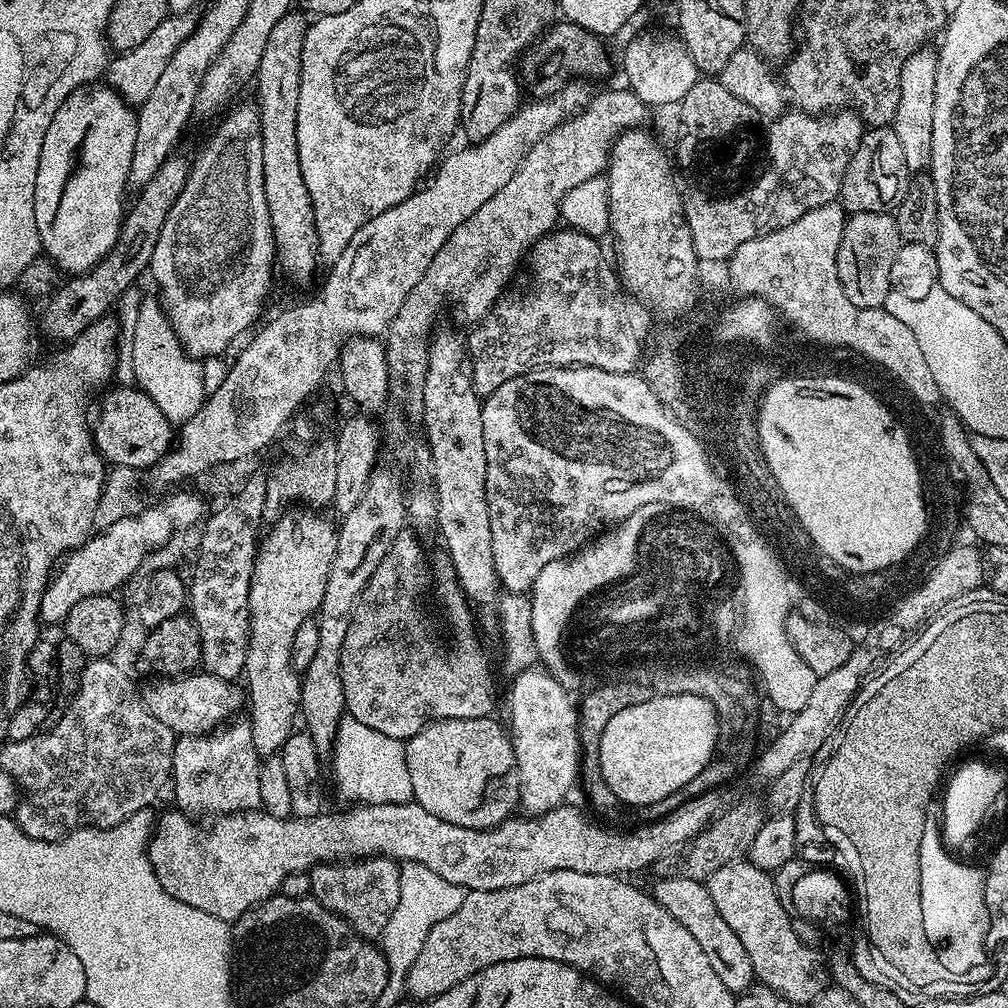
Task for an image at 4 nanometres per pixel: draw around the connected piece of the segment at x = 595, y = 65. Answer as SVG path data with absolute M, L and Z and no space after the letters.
M567 22L553 23L552 27L540 37L536 43L531 44L518 61L518 75L523 87L528 88L536 98L551 96L553 92L559 92L565 84L573 78L588 78L584 76L604 76L608 72L608 52L604 49L605 41L593 32L588 32L582 26Z

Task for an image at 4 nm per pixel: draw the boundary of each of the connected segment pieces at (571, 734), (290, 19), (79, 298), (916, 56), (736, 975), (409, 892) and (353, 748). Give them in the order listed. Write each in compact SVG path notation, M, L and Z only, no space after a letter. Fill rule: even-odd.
M533 666L515 673L512 693L508 696L508 716L512 719L511 731L514 733L516 750L516 769L520 771L520 803L519 807L527 815L540 816L551 808L559 808L565 803L568 791L578 784L580 774L580 739L578 726L580 714L578 705L568 692L550 673Z
M303 11L288 12L270 30L262 62L254 77L256 96L260 99L260 133L262 134L262 172L266 190L266 206L270 214L272 237L276 247L276 264L292 280L308 280L316 272L320 256L320 235L316 233L314 206L302 178L298 162L298 90L302 78L302 50L310 20Z
M173 154L158 166L158 174L150 178L150 182L136 194L136 201L131 201L127 209L124 222L120 226L120 237L110 254L102 262L93 266L91 271L73 275L64 285L51 293L48 305L44 313L38 316L38 328L52 340L67 342L73 340L86 326L98 322L103 316L109 315L115 309L119 296L128 287L135 285L139 276L149 271L154 258L154 246L158 246L158 234L162 234L162 226L166 226L166 218L178 202L178 194L188 181L190 160L179 154ZM61 287L61 288L60 288ZM60 288L60 289L59 289ZM44 331L44 332L43 332Z
M932 46L919 48L902 66L902 90L898 90L898 110L892 119L891 128L902 145L909 173L915 174L932 166L934 150L934 86L938 78L937 49Z
M660 876L657 884L650 888L650 895L656 899L690 934L694 934L698 946L702 946L702 954L710 958L710 966L714 966L714 974L722 981L722 986L734 994L748 991L756 980L754 966L750 962L750 954L742 947L738 934L730 930L730 925L722 914L718 914L718 906L714 906L714 898L710 898L707 883L694 878L678 878L677 876Z
M409 860L400 864L398 906L394 906L394 914L390 914L390 922L386 922L384 935L378 940L388 963L389 993L405 991L404 979L410 974L410 966L414 966L414 958L418 958L418 953L426 942L426 934L430 934L430 930L438 926L442 918L450 918L450 914L454 914L454 910L462 906L465 895L465 889L446 882L446 878L438 878L434 870L418 862Z
M345 715L336 731L336 743L332 745L330 761L332 772L336 775L336 788L345 796L348 802L360 804L406 804L412 800L410 786L410 770L406 770L406 754L404 744L394 738L386 738L386 734L378 734L378 730L370 730L358 722L353 716Z

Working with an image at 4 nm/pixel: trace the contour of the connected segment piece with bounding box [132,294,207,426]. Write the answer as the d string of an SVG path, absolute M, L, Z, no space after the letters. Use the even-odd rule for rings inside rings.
M152 296L143 297L134 329L132 346L136 386L155 402L170 424L179 426L194 418L207 400L203 366L197 357L190 356L181 346L172 324L159 308L159 299Z

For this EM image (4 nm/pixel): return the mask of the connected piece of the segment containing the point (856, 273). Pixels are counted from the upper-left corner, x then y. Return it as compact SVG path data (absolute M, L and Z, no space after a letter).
M854 212L845 219L836 261L842 290L846 290L846 298L850 298L854 306L878 308L883 305L888 293L893 291L890 268L901 245L895 215L887 212Z

